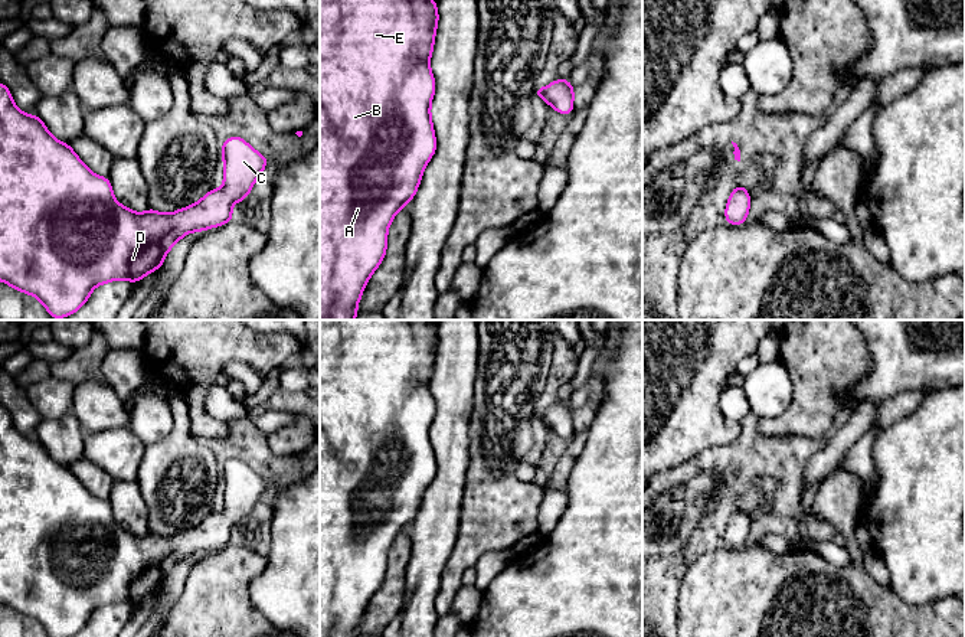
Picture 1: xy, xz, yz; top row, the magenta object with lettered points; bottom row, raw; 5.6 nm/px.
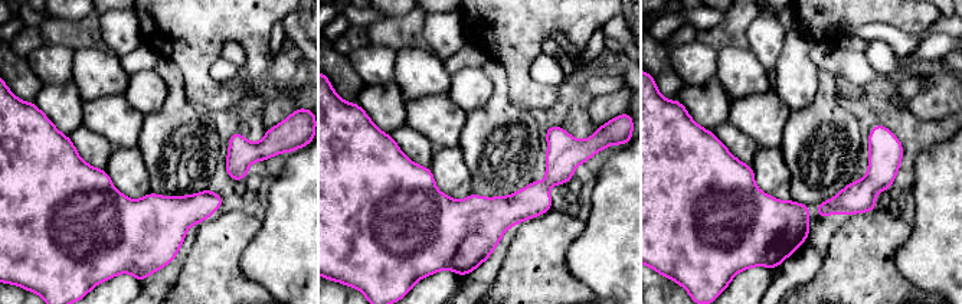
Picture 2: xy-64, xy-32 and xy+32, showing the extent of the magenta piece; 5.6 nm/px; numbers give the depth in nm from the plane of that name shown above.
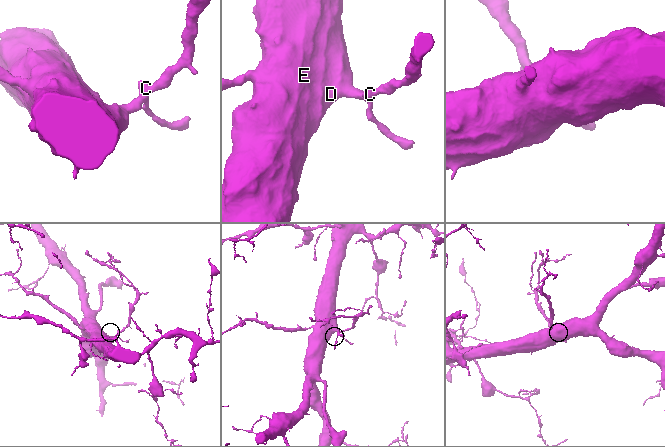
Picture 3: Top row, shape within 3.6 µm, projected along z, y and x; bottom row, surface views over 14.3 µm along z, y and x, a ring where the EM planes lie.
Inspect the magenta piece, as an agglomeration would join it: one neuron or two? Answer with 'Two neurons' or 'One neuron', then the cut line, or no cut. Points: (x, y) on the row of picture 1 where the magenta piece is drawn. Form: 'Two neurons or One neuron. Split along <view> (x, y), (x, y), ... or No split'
One neuron. No split

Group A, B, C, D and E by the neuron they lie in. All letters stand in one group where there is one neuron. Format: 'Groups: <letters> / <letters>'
Groups: A B C D E

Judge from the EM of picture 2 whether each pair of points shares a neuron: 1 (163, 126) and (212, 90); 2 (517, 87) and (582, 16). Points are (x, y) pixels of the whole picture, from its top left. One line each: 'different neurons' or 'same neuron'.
1: different neurons
2: same neuron

